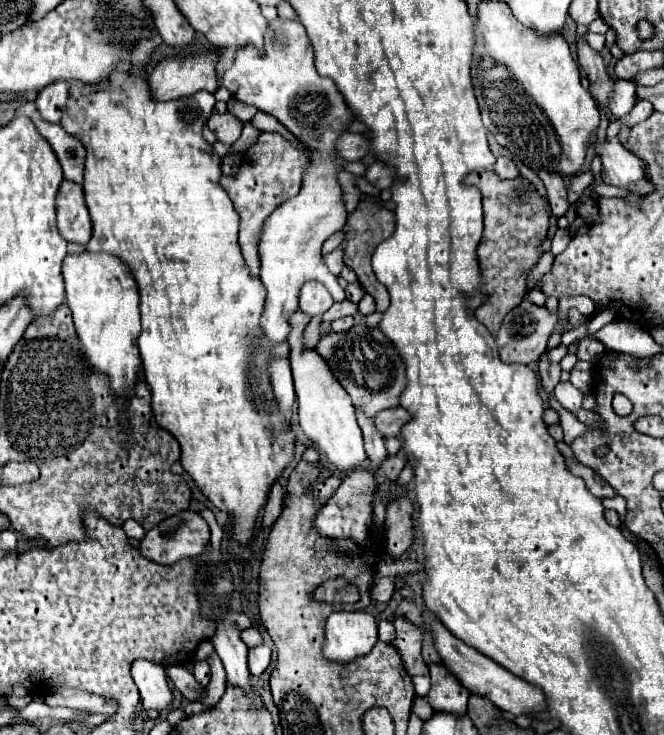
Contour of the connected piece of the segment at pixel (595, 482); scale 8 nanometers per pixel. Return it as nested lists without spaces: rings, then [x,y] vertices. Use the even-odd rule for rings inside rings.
[[[566,460],[566,462],[568,462],[568,468],[570,468],[576,476],[580,476],[580,478],[586,482],[588,490],[590,490],[594,496],[598,496],[598,498],[614,498],[614,496],[616,496],[616,490],[614,490],[602,476],[598,476],[592,468],[586,468],[586,466],[580,464],[578,460]]]

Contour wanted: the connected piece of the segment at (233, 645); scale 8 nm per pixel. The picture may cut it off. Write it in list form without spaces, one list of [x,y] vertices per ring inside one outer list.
[[[226,612],[224,618],[218,620],[218,628],[216,634],[212,636],[212,644],[216,648],[216,654],[220,656],[226,676],[228,676],[228,684],[238,686],[250,700],[252,700],[252,708],[256,712],[264,710],[264,702],[260,692],[250,684],[250,670],[248,670],[248,648],[246,644],[240,640],[240,632],[244,628],[250,628],[250,620],[246,614],[238,614],[238,612]]]

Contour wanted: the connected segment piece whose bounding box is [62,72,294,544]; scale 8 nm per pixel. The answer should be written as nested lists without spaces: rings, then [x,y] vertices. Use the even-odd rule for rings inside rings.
[[[116,74],[112,82],[102,82],[100,86],[80,86],[80,82],[74,82],[70,86],[70,98],[68,98],[68,110],[64,116],[64,130],[68,134],[80,134],[84,138],[84,146],[88,146],[88,166],[84,174],[84,194],[86,194],[86,206],[90,210],[92,218],[92,240],[88,242],[88,252],[106,252],[110,256],[120,258],[128,268],[132,278],[138,284],[140,290],[140,312],[142,312],[142,334],[138,338],[140,358],[144,366],[144,378],[152,392],[152,412],[156,422],[172,432],[172,436],[180,442],[182,448],[182,466],[192,476],[192,480],[200,486],[200,490],[212,500],[214,506],[234,516],[234,534],[236,540],[246,544],[250,540],[254,520],[258,516],[260,506],[266,502],[270,486],[280,478],[282,470],[290,464],[294,454],[294,444],[284,448],[284,442],[272,434],[272,418],[276,418],[276,404],[272,402],[272,388],[268,386],[268,374],[266,374],[266,362],[264,358],[264,342],[260,342],[260,310],[264,308],[264,286],[260,278],[252,278],[248,274],[248,268],[242,260],[240,248],[238,248],[238,220],[232,200],[218,184],[218,178],[222,174],[220,170],[220,156],[210,148],[210,144],[202,138],[202,124],[208,120],[208,116],[214,110],[214,96],[208,92],[200,92],[194,96],[188,96],[184,100],[170,100],[170,102],[156,102],[148,94],[148,82],[142,78],[132,78],[126,74]]]

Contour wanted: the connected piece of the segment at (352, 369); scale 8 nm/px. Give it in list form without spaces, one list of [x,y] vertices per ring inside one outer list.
[[[354,324],[348,332],[330,332],[320,338],[316,352],[326,360],[336,380],[352,398],[352,404],[364,416],[374,416],[380,410],[398,406],[400,390],[404,390],[404,364],[396,348],[378,328]]]

